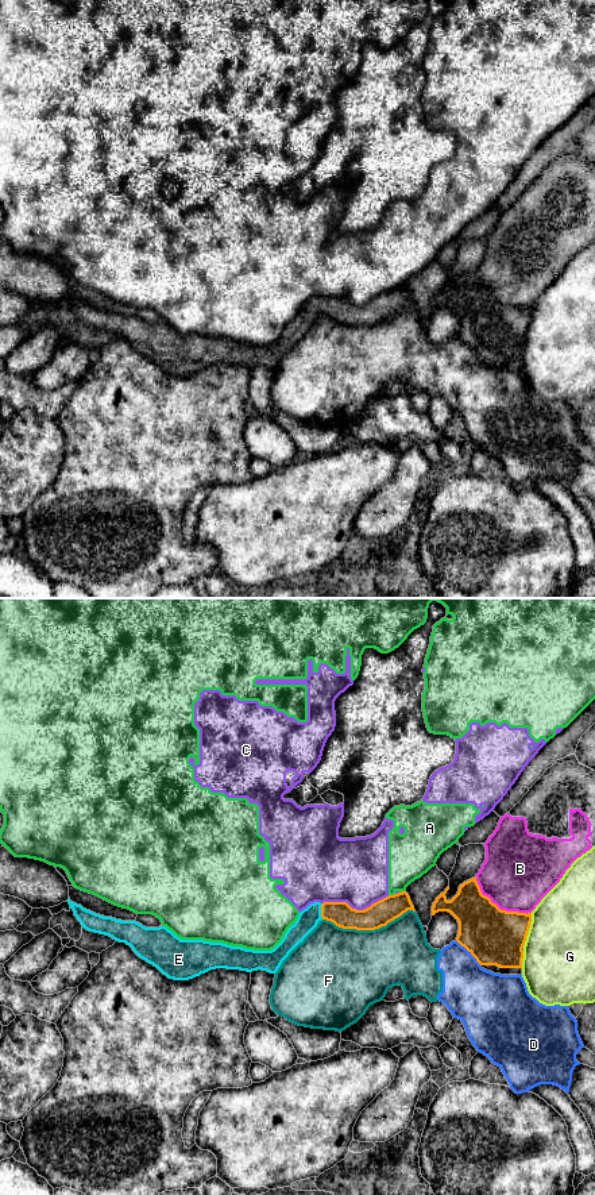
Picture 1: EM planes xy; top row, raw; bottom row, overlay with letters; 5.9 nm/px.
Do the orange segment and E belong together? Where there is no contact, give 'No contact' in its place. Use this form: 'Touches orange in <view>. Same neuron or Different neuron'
Touches orange in xy. Same neuron

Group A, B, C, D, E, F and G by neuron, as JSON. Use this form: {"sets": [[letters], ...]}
{"sets": [["A", "C"], ["B"], ["D", "F"], ["E"], ["G"]]}

